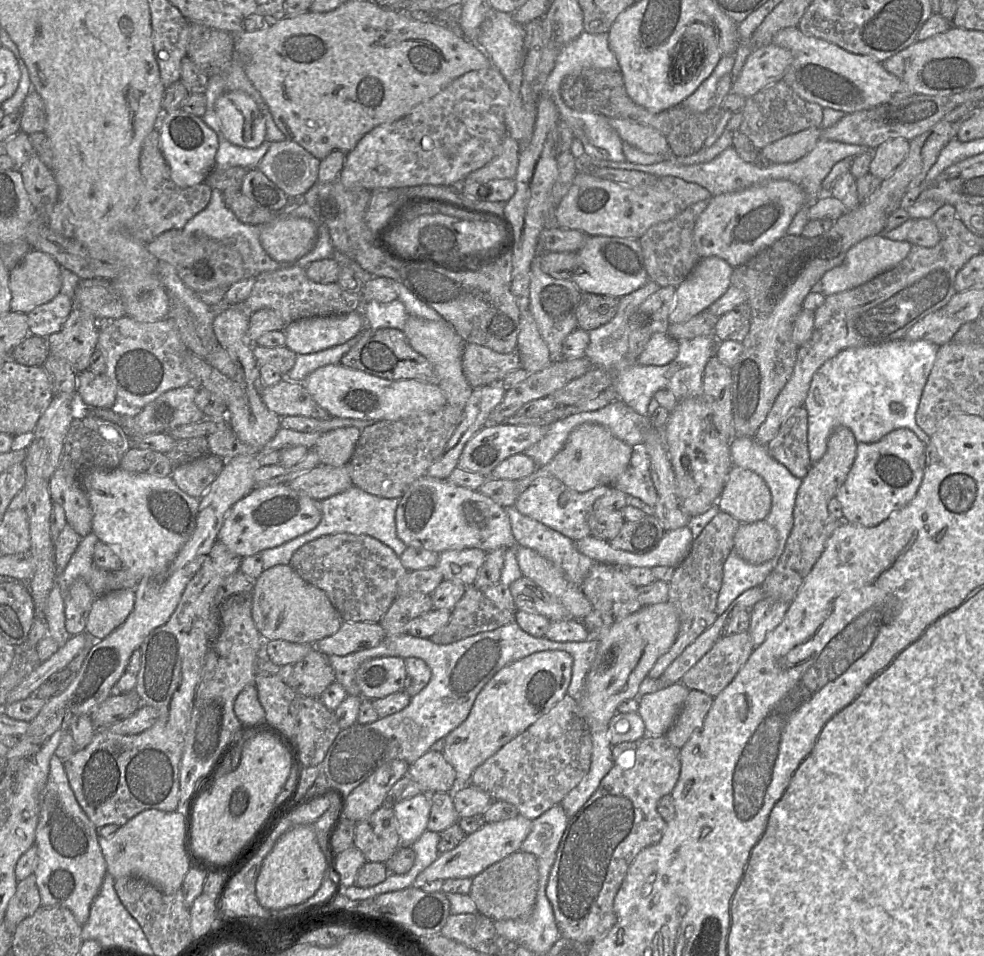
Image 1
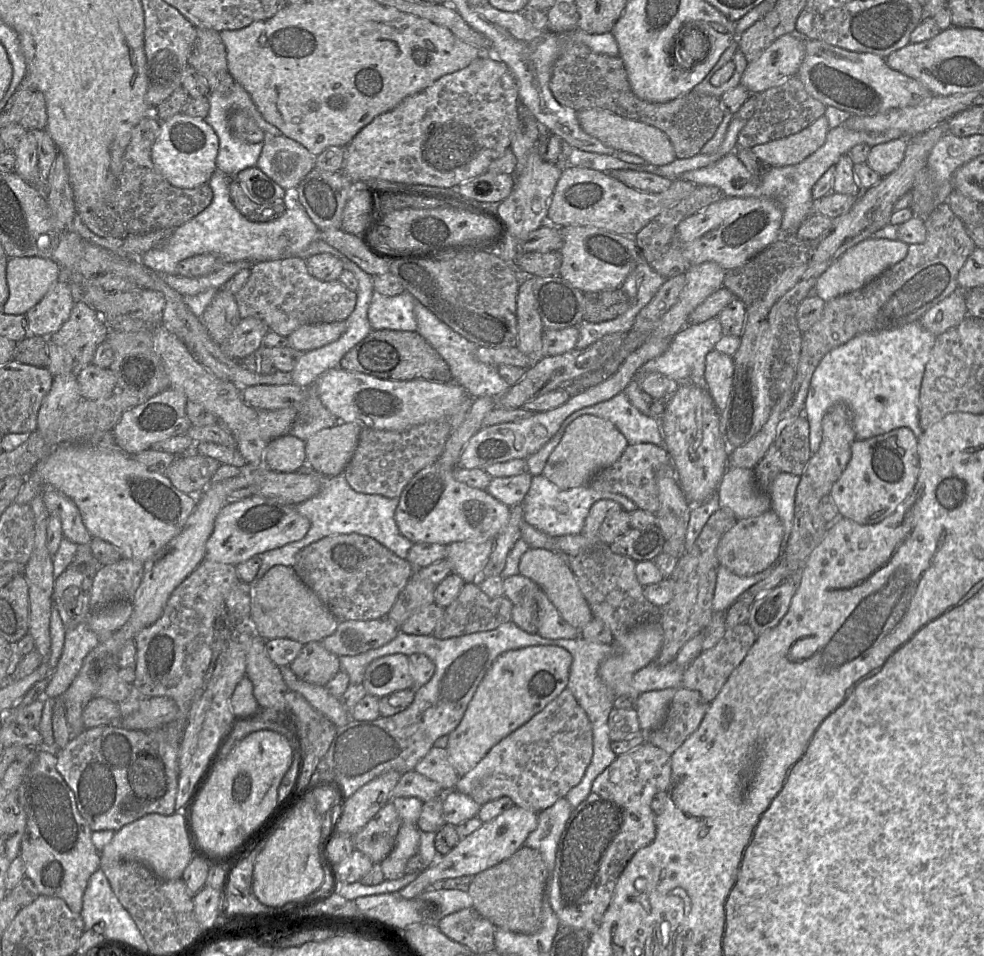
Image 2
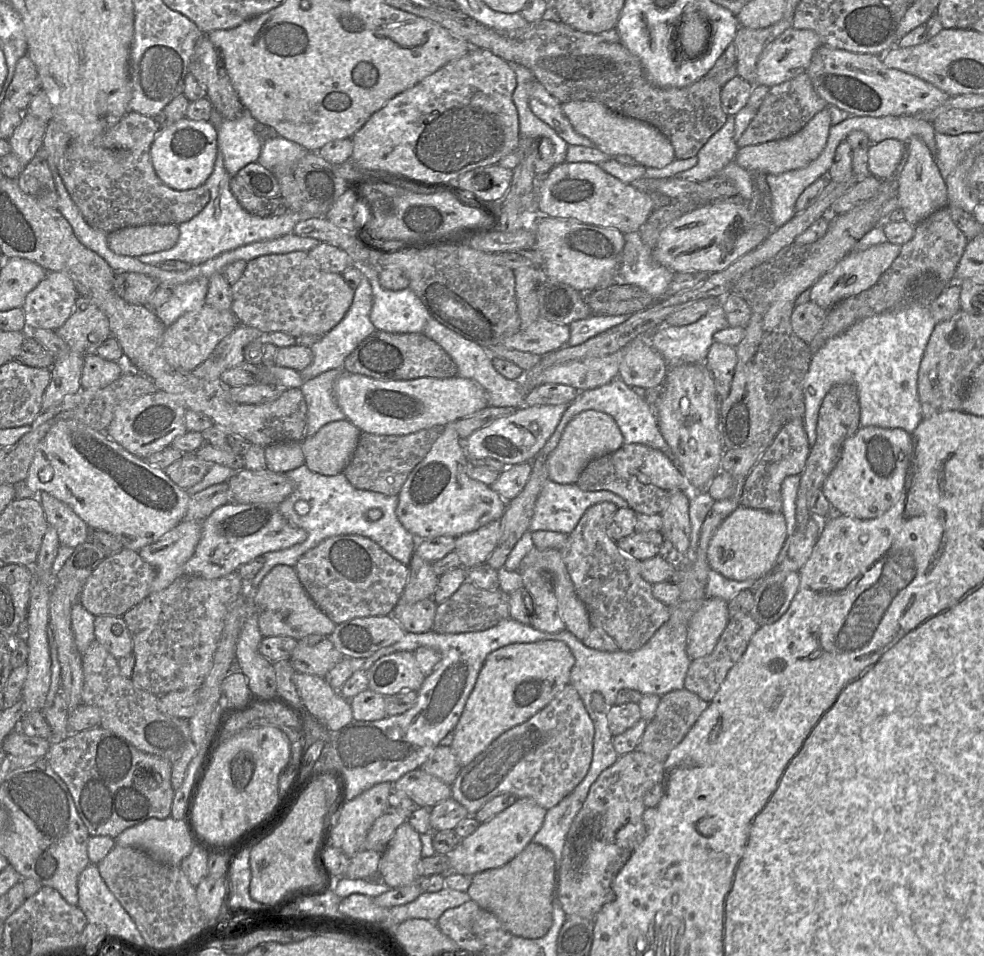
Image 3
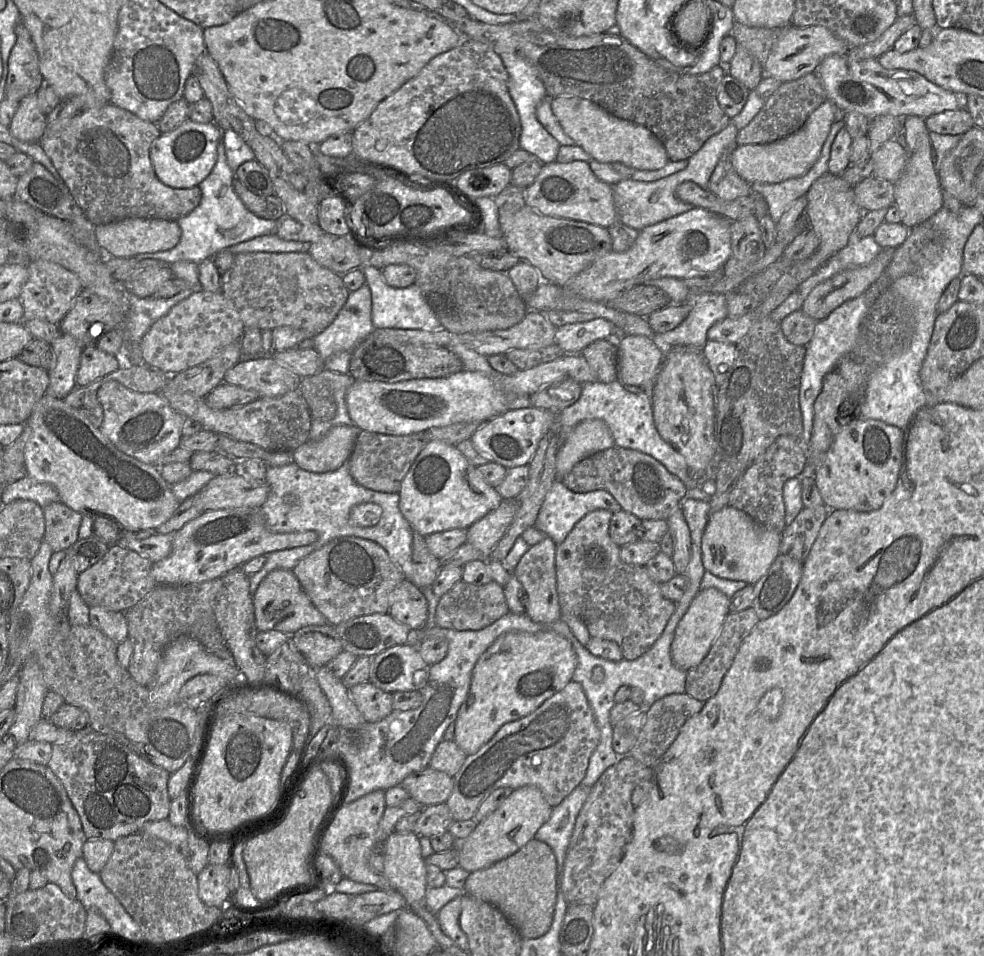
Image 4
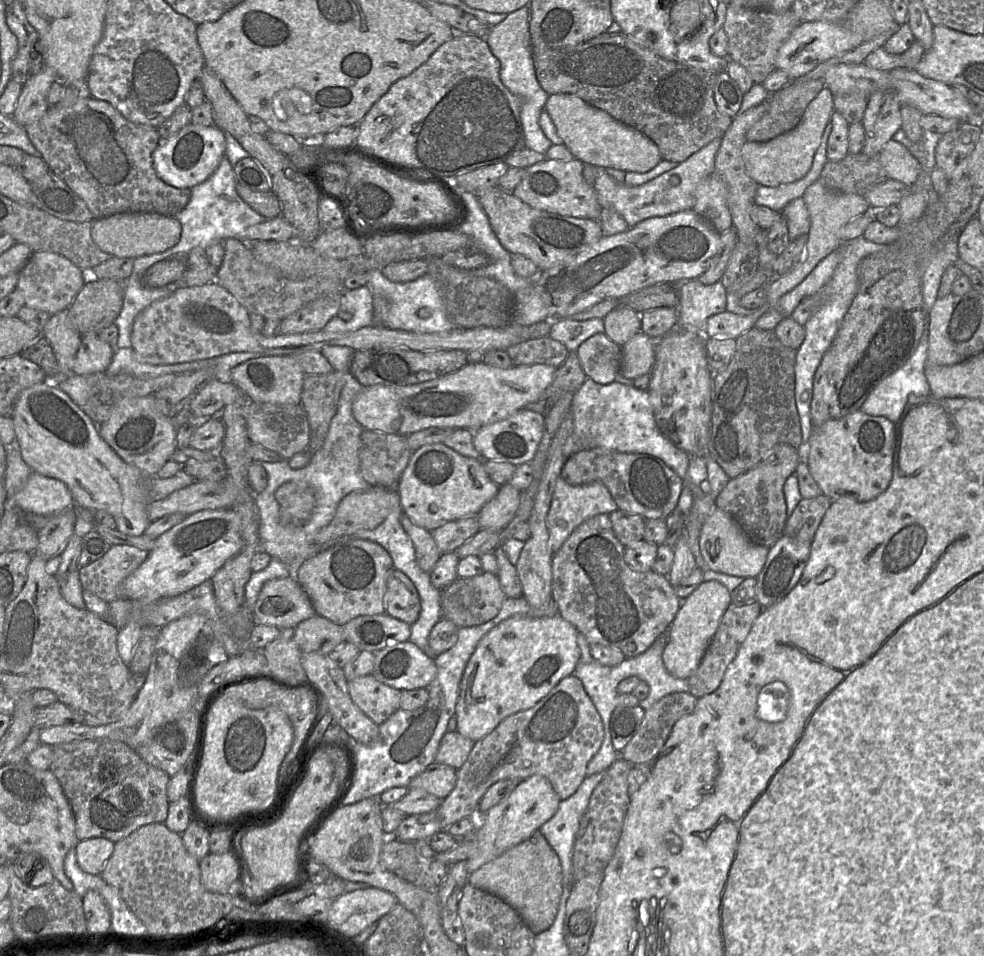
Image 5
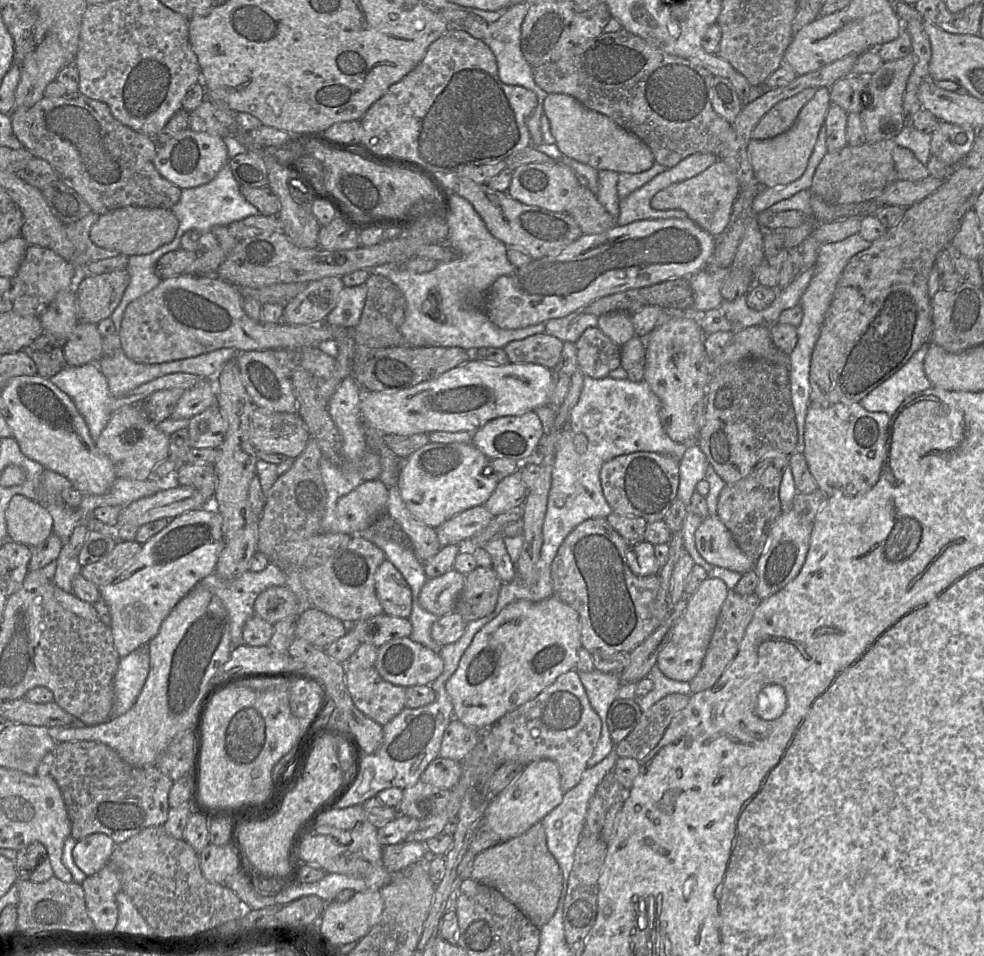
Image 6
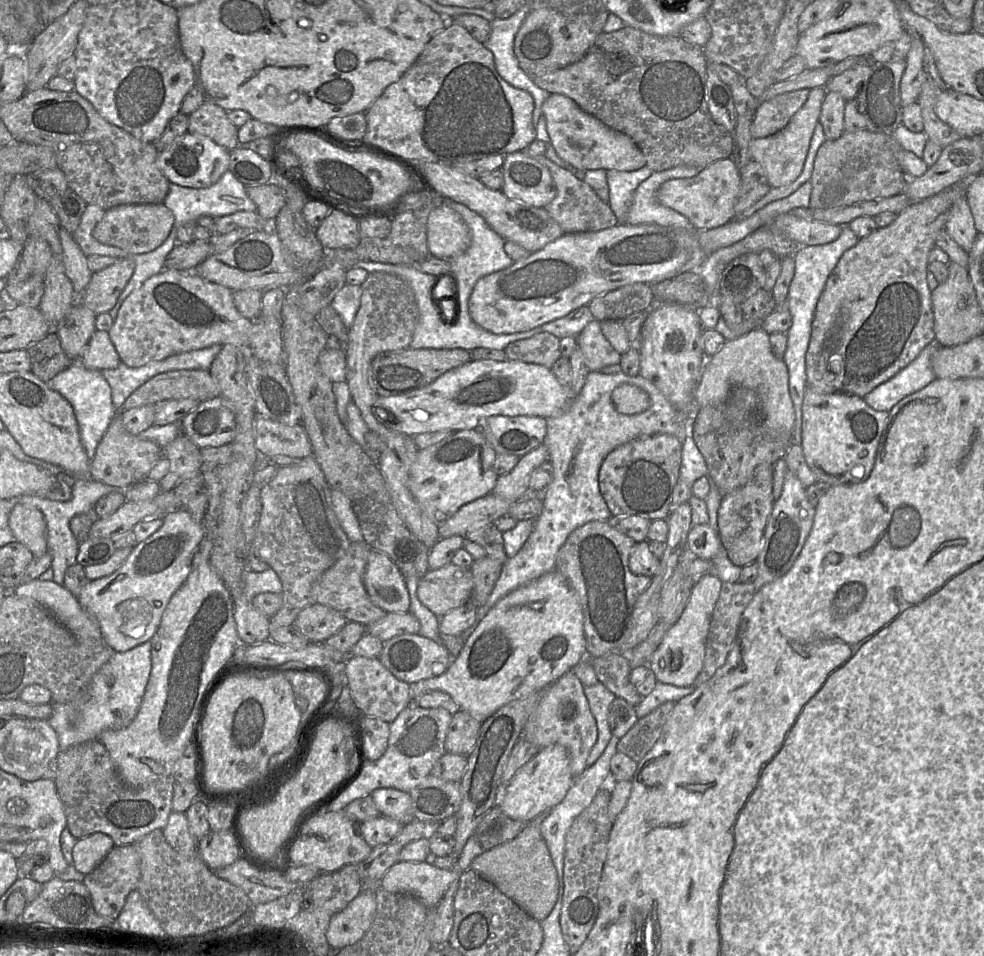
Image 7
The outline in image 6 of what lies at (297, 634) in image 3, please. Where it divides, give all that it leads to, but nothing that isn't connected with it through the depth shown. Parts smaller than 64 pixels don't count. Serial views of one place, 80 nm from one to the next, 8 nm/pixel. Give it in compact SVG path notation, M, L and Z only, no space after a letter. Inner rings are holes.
M286 585L267 588L254 603L255 615L271 625L297 613L297 608L297 598Z

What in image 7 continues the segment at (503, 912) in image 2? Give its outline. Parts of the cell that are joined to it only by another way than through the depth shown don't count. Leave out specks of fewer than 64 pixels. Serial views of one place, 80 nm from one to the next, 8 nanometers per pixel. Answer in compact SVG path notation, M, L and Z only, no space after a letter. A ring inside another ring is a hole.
M542 814L528 822L514 839L484 851L471 863L470 869L493 883L525 913L538 922L552 911L558 897L558 876L545 839L540 831Z

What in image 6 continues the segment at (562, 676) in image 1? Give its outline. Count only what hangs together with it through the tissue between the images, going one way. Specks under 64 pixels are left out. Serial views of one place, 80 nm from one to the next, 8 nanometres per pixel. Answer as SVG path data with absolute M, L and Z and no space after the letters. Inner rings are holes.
M556 596L538 602L518 600L507 605L475 634L463 653L457 670L446 683L454 717L478 730L487 729L507 713L536 697L560 675L574 670L581 647L579 615Z

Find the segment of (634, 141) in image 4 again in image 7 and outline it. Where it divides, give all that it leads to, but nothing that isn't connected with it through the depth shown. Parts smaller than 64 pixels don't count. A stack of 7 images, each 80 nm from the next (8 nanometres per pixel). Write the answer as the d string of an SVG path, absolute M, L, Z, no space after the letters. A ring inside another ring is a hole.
M551 94L542 105L542 114L546 119L547 132L553 149L559 158L576 169L634 171L646 166L644 154L630 137L607 127L600 120L580 109L570 98Z

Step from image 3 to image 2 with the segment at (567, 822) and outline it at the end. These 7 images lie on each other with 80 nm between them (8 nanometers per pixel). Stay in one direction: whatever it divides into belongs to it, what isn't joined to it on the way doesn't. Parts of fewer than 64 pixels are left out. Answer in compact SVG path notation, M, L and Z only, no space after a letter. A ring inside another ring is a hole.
M565 797L560 798L552 806L538 813L538 825L524 842L524 846L540 852L549 878L555 866L559 840L572 811L568 800Z

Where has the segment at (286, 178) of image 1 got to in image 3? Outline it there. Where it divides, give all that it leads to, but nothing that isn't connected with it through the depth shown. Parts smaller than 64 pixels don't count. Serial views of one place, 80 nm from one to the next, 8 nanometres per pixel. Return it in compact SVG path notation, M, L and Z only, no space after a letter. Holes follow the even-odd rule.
M277 136L264 139L257 162L272 172L276 165L295 165L307 152L302 145Z

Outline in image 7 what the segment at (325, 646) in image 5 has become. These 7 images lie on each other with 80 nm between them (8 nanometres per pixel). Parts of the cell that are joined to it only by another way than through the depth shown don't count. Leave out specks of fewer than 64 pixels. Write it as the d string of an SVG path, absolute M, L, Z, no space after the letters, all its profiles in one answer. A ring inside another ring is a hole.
M315 602L300 611L294 624L311 643L325 643L347 622L335 609Z

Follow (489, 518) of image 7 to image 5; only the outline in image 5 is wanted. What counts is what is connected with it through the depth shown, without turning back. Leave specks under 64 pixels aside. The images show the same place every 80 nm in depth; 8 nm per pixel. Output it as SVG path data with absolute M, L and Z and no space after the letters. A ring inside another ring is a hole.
M477 516L454 521L430 531L441 553L454 552L480 530Z

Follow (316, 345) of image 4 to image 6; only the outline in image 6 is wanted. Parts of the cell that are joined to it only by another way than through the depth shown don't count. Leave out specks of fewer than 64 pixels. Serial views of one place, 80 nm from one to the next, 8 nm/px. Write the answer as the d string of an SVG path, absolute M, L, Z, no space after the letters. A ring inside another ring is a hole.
M365 284L352 287L345 286L338 296L335 308L323 323L347 329L355 328L360 322L366 295L367 288Z

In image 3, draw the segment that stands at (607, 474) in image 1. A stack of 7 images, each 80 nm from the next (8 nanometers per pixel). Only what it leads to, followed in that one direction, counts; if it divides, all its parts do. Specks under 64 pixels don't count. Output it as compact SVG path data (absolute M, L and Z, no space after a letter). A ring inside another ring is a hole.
M582 412L566 426L557 447L546 457L548 478L558 484L575 484L583 468L594 458L612 453L624 445L614 419L603 412Z

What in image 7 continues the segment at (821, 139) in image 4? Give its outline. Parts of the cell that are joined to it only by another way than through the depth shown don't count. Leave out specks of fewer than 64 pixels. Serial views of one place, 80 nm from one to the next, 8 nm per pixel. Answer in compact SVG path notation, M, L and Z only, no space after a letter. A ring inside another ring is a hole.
M825 87L810 89L807 101L791 118L785 128L772 136L751 140L750 154L752 160L757 161L763 167L771 187L777 188L789 185L801 174L826 93Z

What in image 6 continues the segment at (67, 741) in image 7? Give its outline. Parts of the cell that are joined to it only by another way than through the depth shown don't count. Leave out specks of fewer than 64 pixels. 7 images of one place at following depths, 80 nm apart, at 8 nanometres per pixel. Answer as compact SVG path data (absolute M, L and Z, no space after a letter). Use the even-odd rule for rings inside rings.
M148 644L120 658L113 679L113 704L109 720L125 714L135 704L146 682L149 670Z

